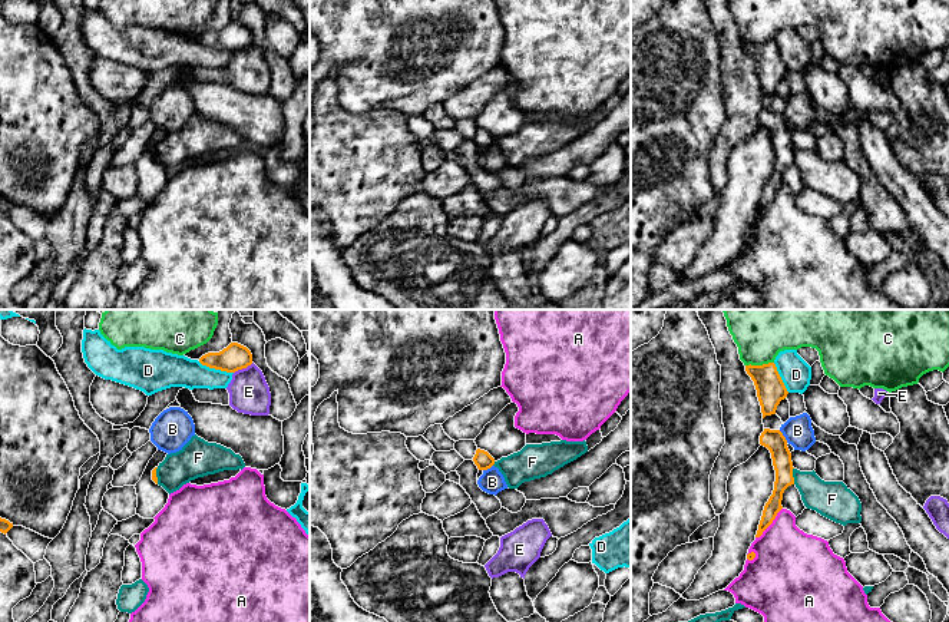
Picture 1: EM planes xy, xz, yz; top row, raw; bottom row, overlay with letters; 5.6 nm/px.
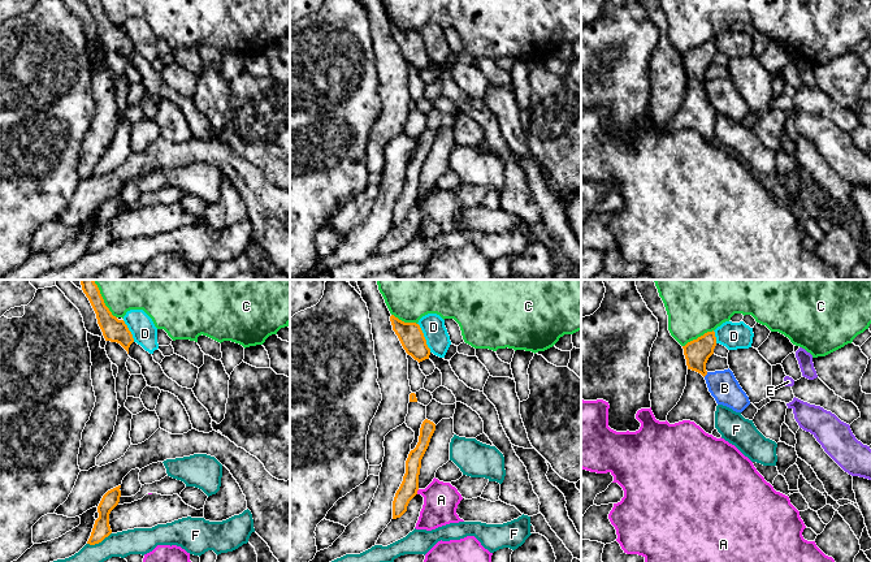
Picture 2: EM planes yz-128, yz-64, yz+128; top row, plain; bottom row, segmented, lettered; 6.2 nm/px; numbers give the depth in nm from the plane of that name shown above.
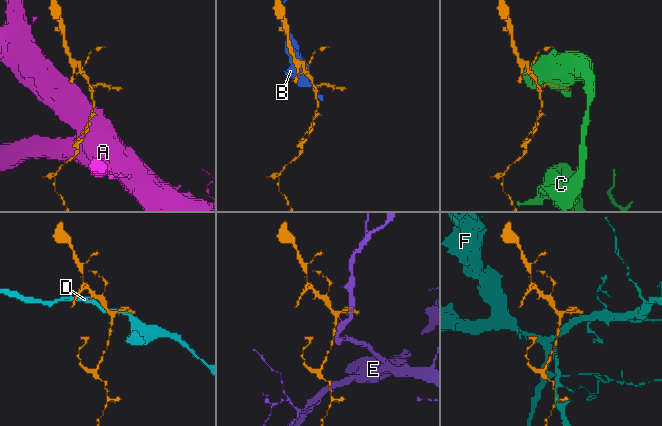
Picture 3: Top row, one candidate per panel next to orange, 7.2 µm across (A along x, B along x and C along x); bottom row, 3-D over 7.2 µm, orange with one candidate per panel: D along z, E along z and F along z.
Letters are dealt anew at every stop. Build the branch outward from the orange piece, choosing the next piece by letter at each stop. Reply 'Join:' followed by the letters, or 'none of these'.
Join: none of these

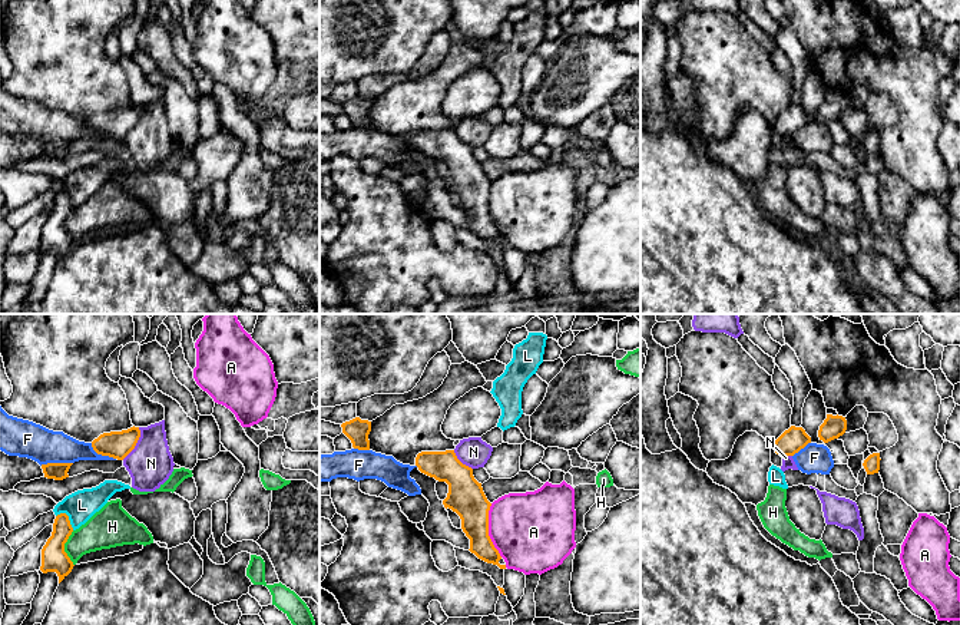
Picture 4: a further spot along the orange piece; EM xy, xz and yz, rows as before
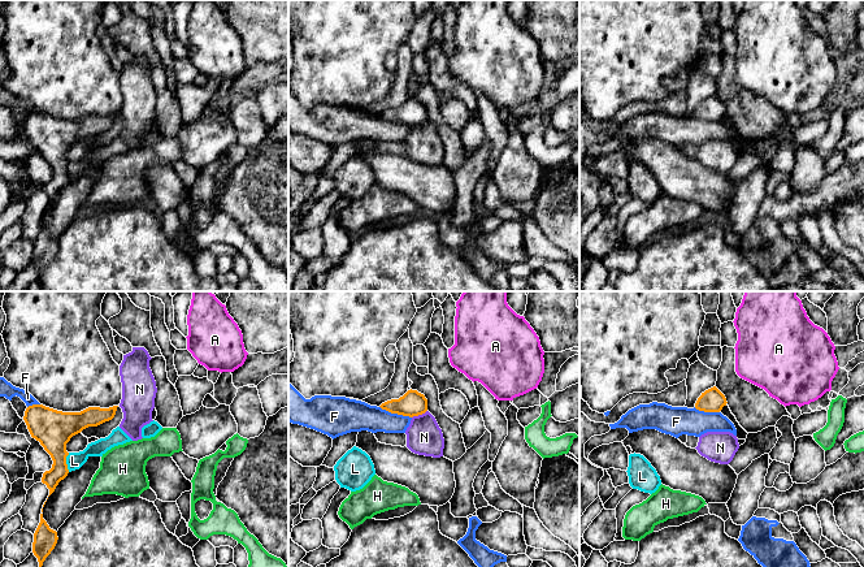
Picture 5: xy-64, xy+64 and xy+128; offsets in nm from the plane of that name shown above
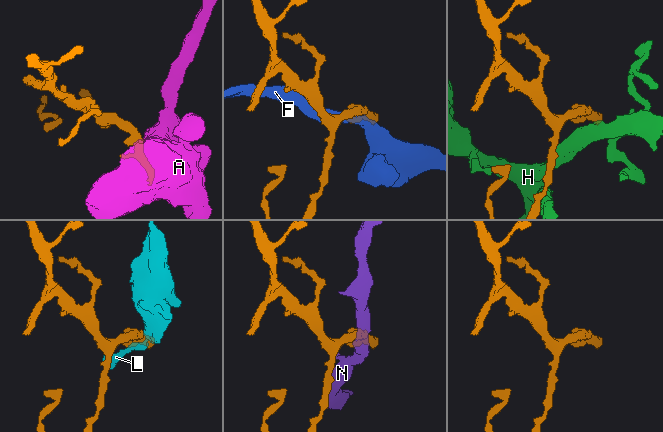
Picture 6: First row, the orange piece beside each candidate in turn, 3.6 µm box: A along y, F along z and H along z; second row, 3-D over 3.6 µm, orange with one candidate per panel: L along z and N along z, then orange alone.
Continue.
Join: none of these

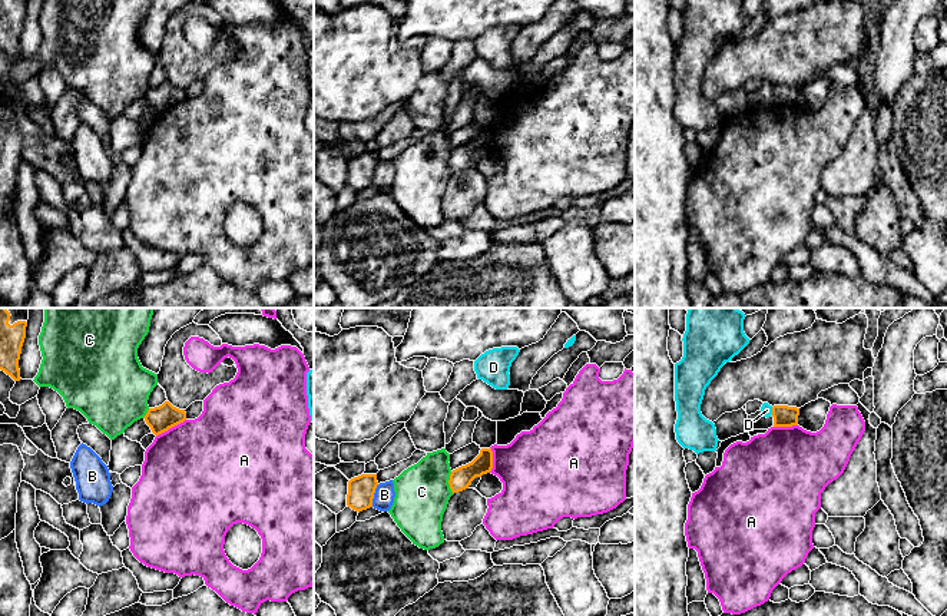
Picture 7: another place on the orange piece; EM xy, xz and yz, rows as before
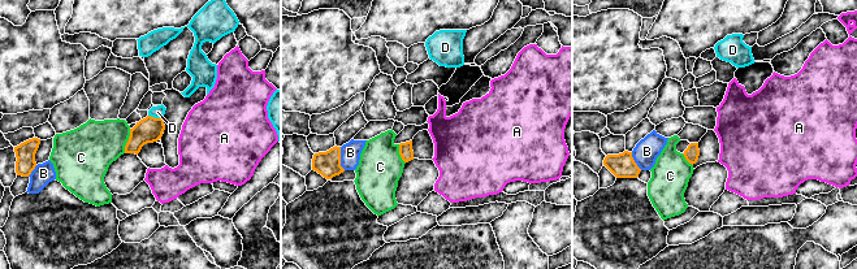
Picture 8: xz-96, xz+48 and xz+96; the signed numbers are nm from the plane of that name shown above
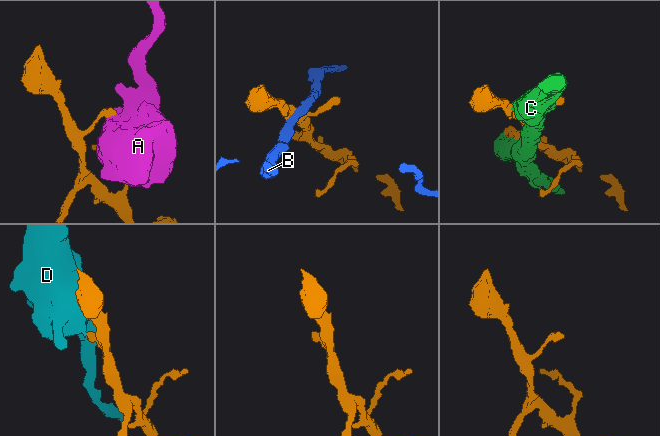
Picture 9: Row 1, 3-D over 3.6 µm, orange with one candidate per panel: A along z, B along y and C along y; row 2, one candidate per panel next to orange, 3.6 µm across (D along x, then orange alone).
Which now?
Join: none of these

